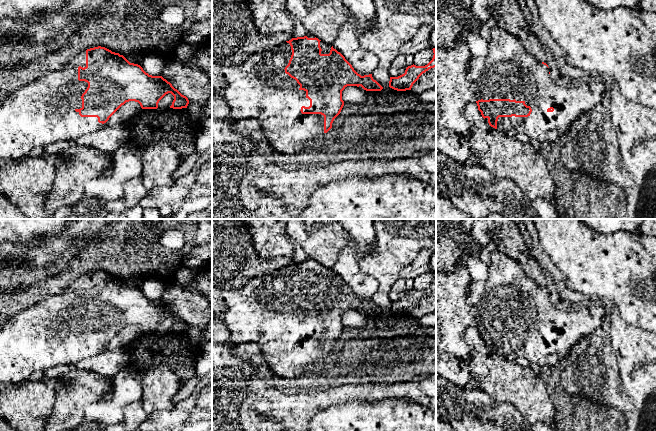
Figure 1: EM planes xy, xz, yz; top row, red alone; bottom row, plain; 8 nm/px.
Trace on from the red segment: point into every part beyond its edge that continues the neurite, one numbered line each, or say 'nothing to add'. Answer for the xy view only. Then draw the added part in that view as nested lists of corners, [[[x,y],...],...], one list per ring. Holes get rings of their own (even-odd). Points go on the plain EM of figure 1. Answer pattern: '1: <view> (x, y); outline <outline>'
1: xy (42, 336); outline [[[86,274],[72,282],[62,293],[12,316],[0,326],[0,389],[23,382],[38,372],[57,365],[75,366],[80,360],[94,357],[103,350],[97,341],[81,341],[76,333],[82,332],[81,320],[88,307],[78,304],[78,291],[86,291]]]

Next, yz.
1: yz (510, 296); outline [[[503,252],[491,253],[488,277],[479,301],[472,306],[474,324],[510,323],[524,325],[532,333],[528,341],[499,341],[497,354],[506,359],[520,357],[540,367],[556,366],[582,338],[600,329],[605,322],[606,310],[600,306],[582,306],[575,311],[560,311],[553,307],[549,292],[529,278],[516,261]]]

